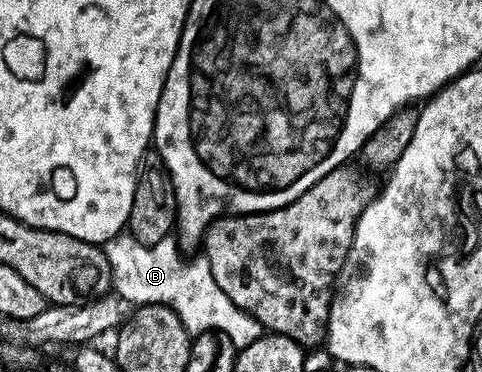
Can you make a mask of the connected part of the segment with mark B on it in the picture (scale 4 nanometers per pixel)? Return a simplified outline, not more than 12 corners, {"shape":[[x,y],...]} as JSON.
{"shape":[[130,236],[102,253],[112,286],[137,307],[170,307],[192,336],[238,348],[262,333],[218,288],[203,256]]}

